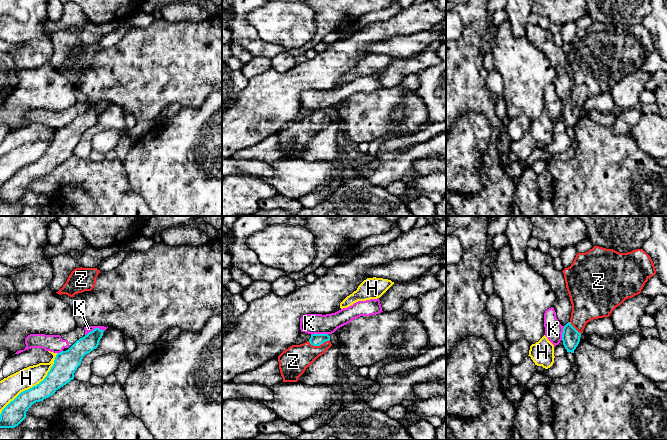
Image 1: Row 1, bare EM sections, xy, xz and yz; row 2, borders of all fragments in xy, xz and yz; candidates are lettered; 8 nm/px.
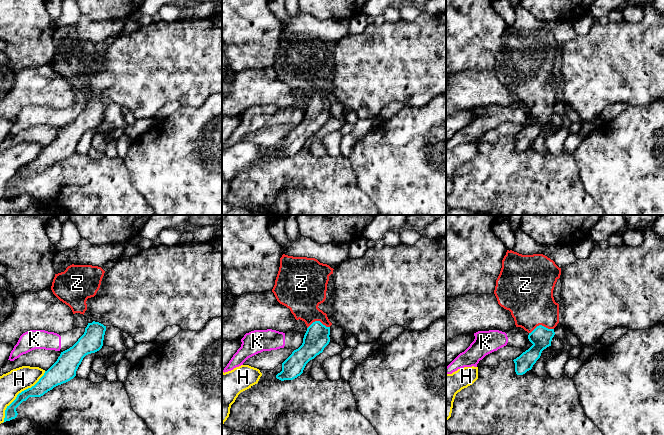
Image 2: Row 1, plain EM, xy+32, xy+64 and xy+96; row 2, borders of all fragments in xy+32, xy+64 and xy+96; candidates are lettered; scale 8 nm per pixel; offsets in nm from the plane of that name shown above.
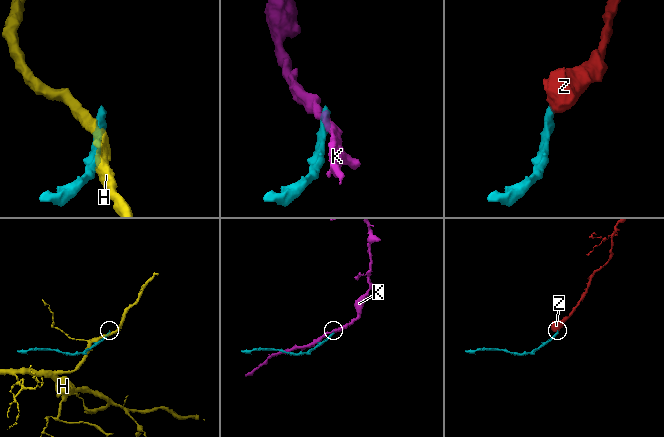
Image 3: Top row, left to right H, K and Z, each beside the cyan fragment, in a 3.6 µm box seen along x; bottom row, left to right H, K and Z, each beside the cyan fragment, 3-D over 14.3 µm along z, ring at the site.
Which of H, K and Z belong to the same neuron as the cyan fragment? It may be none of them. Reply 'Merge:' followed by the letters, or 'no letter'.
Merge: Z

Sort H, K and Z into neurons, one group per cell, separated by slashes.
H / K / Z

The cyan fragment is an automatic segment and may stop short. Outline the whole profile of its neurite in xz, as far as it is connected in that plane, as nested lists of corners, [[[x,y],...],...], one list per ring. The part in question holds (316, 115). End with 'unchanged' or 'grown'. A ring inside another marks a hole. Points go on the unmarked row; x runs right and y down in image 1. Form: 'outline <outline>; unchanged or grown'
outline [[[312,110],[311,114],[300,121],[292,121],[278,132],[279,145],[283,158],[297,158],[298,154],[304,149],[319,132],[323,131],[332,122],[328,110]]]; grown

